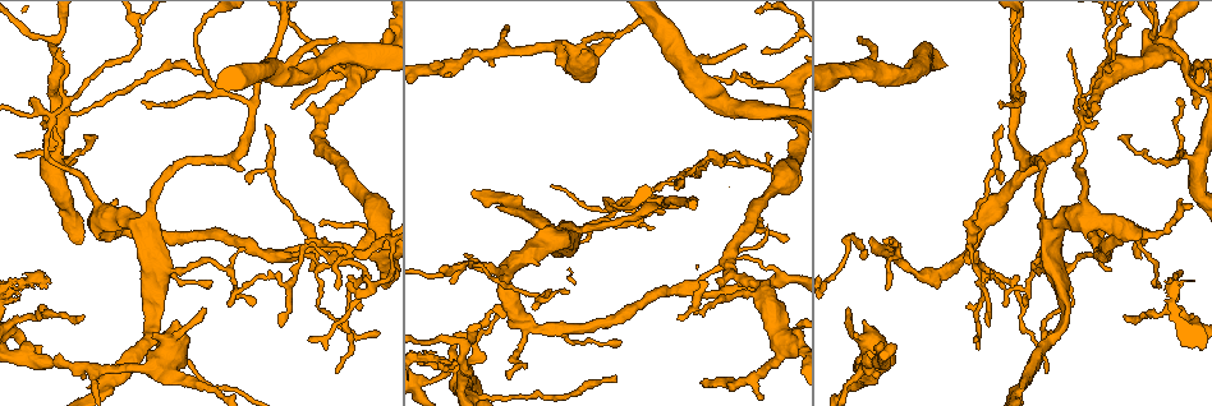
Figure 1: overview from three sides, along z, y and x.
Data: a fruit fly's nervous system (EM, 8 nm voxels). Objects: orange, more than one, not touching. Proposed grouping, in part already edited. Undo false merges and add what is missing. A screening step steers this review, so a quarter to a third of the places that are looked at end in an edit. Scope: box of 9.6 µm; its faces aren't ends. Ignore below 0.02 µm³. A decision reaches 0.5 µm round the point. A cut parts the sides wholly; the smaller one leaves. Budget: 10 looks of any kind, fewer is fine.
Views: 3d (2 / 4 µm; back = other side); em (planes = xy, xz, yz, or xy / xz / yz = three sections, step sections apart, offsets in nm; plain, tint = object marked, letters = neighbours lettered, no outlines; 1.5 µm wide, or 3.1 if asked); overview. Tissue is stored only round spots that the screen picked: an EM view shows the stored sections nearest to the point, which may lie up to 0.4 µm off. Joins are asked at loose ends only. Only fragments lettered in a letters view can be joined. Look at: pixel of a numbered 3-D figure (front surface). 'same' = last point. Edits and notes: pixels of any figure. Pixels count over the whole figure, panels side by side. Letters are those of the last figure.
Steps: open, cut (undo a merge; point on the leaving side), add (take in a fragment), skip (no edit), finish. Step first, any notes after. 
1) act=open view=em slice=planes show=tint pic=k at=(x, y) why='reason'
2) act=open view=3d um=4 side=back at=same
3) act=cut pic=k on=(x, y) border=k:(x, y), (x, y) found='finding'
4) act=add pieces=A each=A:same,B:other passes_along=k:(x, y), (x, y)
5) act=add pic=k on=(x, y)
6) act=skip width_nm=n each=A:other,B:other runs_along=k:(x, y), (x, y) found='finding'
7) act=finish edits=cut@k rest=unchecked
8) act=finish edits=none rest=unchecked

act=open view=3d um=2 pic=1 at=(426, 364)

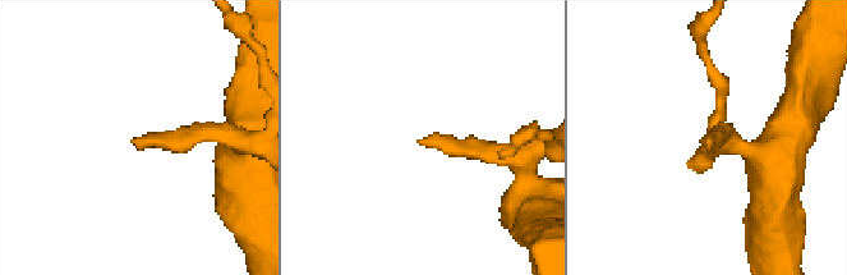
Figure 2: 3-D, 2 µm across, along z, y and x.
act=open view=em slice=planes show=letters pic=2 at=(420, 144) why='shape alone is not enough'

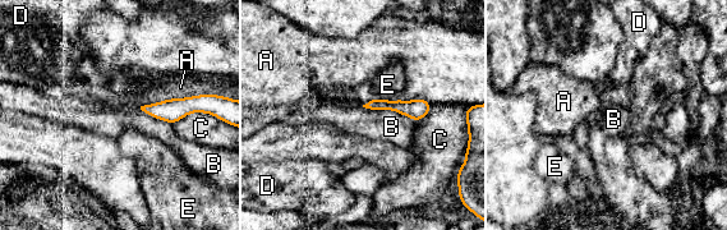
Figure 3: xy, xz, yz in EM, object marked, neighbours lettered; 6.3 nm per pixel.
act=skip each=A:other,B:other,C:other,D:other,E:other runs_along=3:(371, 105), (427, 105) found='no lettered fragment goes on from it'

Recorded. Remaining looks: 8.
act=open view=em um=3.1 slice=planes show=letters pic=1 at=(1192, 204) why='thin end'

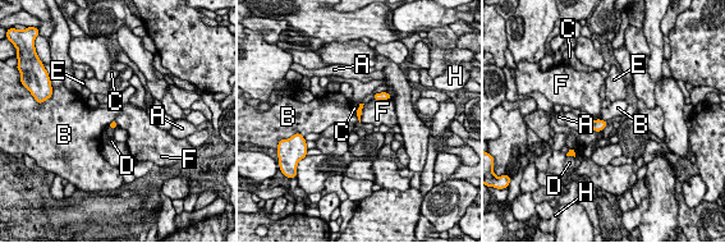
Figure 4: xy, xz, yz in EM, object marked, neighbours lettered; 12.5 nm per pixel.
act=skip each=A:other,B:other,C:other,D:other,E:other,F:other,H:other found='no lettered fragment goes on from it'

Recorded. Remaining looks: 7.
act=open view=3d um=4 pic=1 at=(15, 323) why='three-way junction'

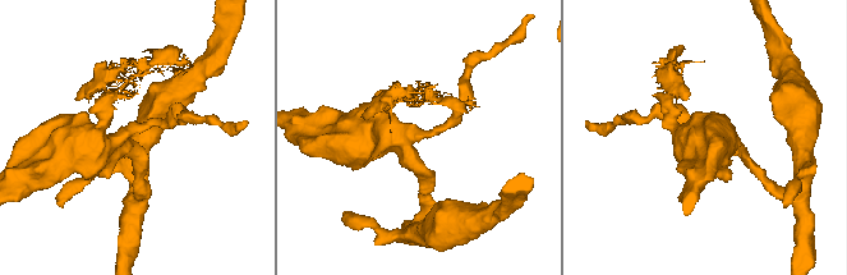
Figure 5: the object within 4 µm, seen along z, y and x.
act=open view=em slice=yz step=8 show=tint pic=5 at=(127, 133)

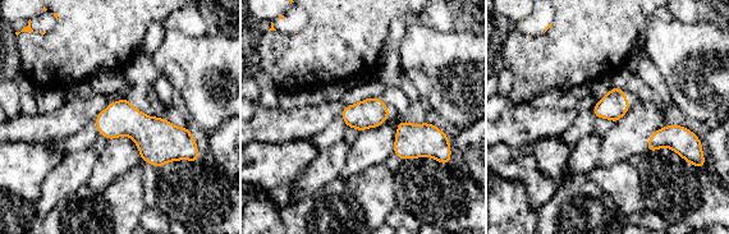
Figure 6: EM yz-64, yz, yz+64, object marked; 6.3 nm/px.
act=open view=em slice=planes show=letters at=same why='cut it another way'

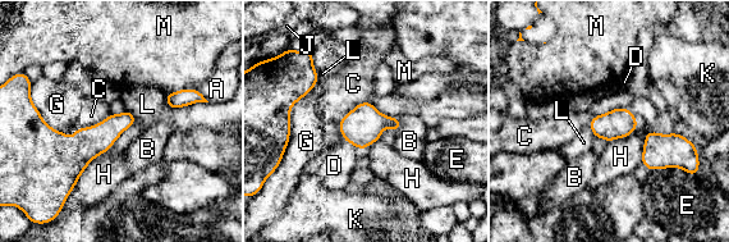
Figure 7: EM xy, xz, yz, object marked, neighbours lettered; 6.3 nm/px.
act=skip each=A:other,B:other,C:other,D:other,E:other,G:other,H:other,J:other,K:other,L:other,M:other arms=3 arm_widths_nm=190,240,400 found='all the same neuron'

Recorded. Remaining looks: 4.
act=open view=em slice=xy step=8 show=letters pic=1 at=(292, 109) why='branch stops here'

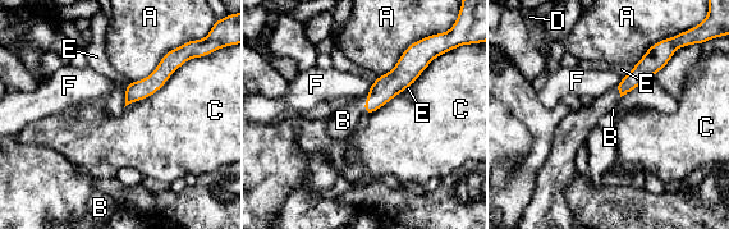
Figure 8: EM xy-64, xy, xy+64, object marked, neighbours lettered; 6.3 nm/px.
act=add pieces=B each=A:other,B:same,C:other,D:other,E:other,F:other passes_along=8:(385, 87), (363, 104), (343, 120) found='the neuron continues'

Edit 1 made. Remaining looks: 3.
act=finish edits=add@8 rest=unchecked

